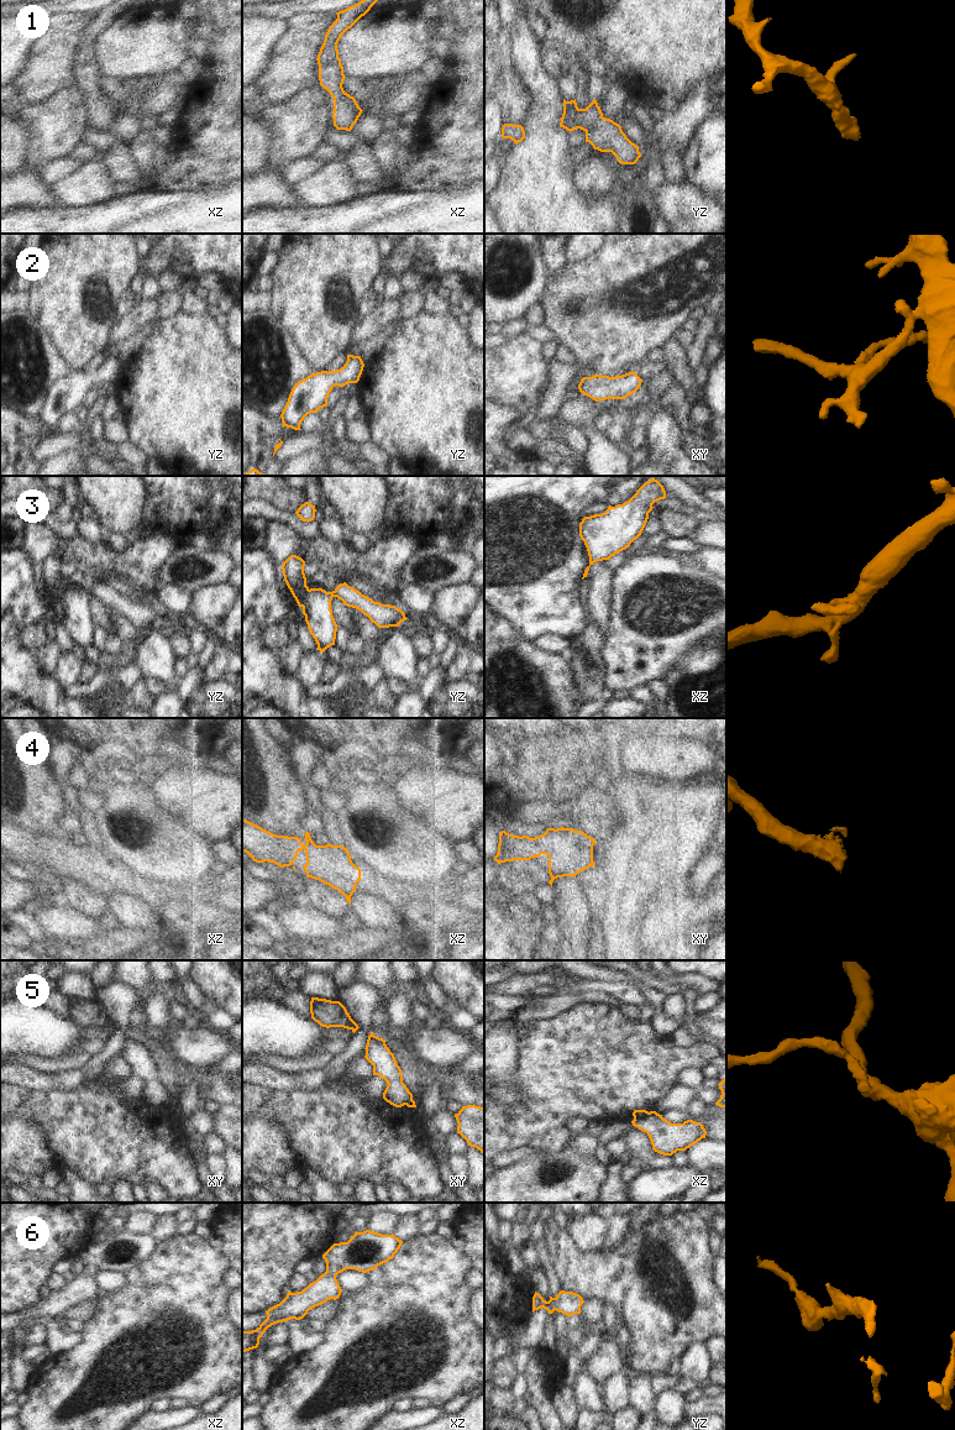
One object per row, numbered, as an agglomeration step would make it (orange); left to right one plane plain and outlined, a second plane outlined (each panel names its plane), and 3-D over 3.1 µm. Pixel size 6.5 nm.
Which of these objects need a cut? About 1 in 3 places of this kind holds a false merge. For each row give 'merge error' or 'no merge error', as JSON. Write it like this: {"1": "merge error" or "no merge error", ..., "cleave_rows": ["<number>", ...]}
{"1": "no merge error", "2": "no merge error", "3": "no merge error", "4": "no merge error", "5": "no merge error", "6": "no merge error", "cleave_rows": []}

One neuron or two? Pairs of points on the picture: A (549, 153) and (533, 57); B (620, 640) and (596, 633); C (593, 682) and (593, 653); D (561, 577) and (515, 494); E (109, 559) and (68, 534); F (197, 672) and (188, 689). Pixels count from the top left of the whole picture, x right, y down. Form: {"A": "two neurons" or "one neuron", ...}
{"A": "one neuron", "B": "two neurons", "C": "one neuron", "D": "one neuron", "E": "two neurons", "F": "one neuron"}

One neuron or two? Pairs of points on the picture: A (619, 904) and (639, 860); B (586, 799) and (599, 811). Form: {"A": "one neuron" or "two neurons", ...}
{"A": "one neuron", "B": "one neuron"}

